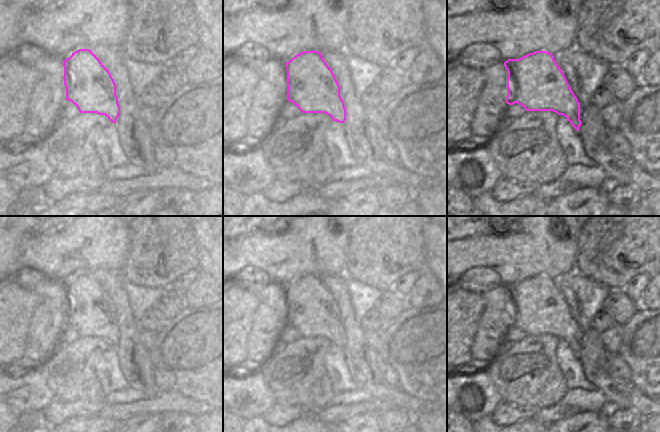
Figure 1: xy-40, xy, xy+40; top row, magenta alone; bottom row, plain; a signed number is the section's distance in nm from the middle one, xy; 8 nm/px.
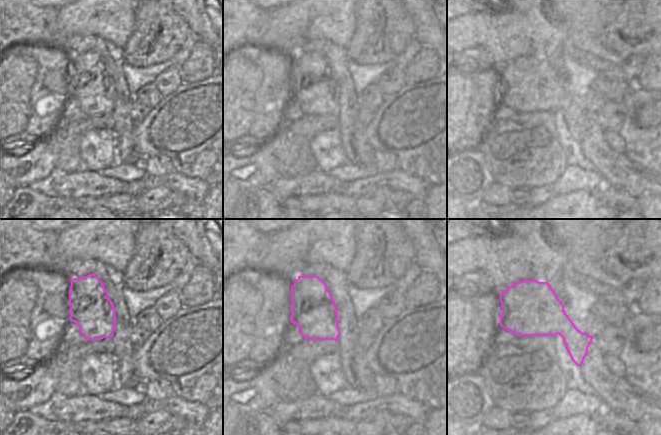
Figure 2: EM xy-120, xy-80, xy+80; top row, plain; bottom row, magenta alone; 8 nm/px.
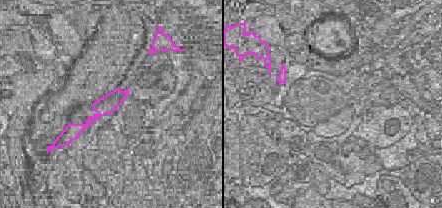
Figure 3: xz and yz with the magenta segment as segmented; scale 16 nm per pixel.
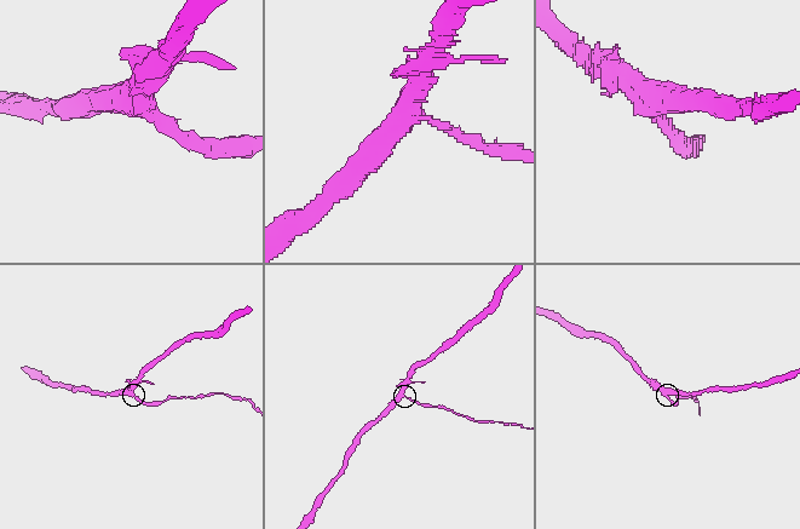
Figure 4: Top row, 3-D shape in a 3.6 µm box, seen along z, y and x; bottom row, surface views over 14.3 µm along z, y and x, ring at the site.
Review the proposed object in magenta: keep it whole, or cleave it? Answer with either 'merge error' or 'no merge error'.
no merge error

